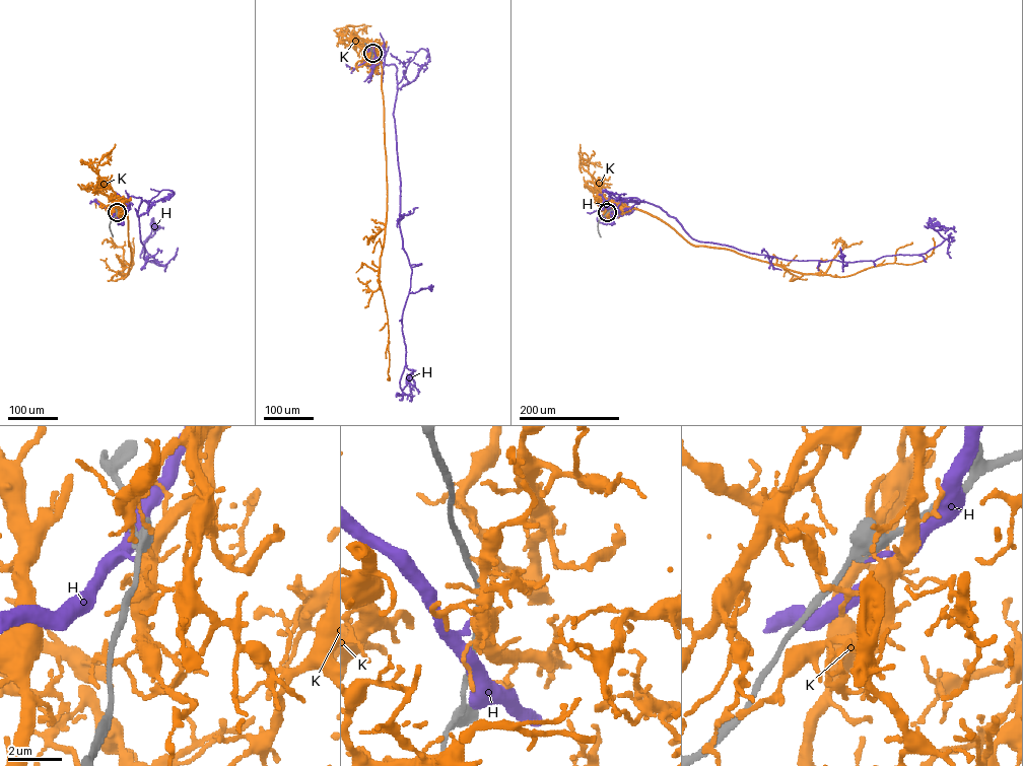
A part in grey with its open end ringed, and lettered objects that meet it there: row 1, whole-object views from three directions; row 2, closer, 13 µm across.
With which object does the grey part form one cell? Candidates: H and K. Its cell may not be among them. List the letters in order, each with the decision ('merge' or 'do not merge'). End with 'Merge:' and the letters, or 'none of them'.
H: merge
K: do not merge
Merge: H

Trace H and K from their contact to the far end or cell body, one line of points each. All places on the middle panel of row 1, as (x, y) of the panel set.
H: (372, 53), (369, 49), (372, 43), (378, 58)
K: (372, 53), (369, 56), (379, 59), (382, 68), (384, 105), (387, 215), (378, 282), (388, 318), (389, 378)

